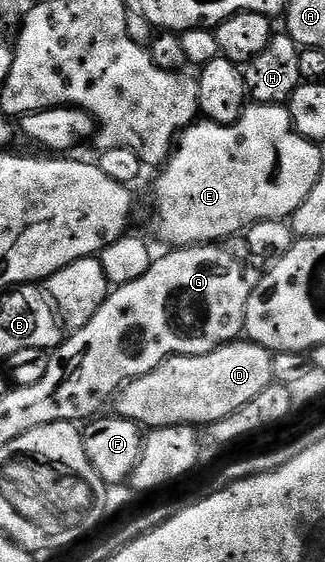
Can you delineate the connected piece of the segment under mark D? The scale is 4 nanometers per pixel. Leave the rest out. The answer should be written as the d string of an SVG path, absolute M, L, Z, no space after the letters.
M249 341L226 343L223 347L212 349L203 355L173 355L165 359L152 373L131 379L112 399L112 407L124 419L141 425L146 429L155 427L185 427L187 425L211 425L228 418L254 397L264 391L265 387L275 382L274 355L268 349Z

